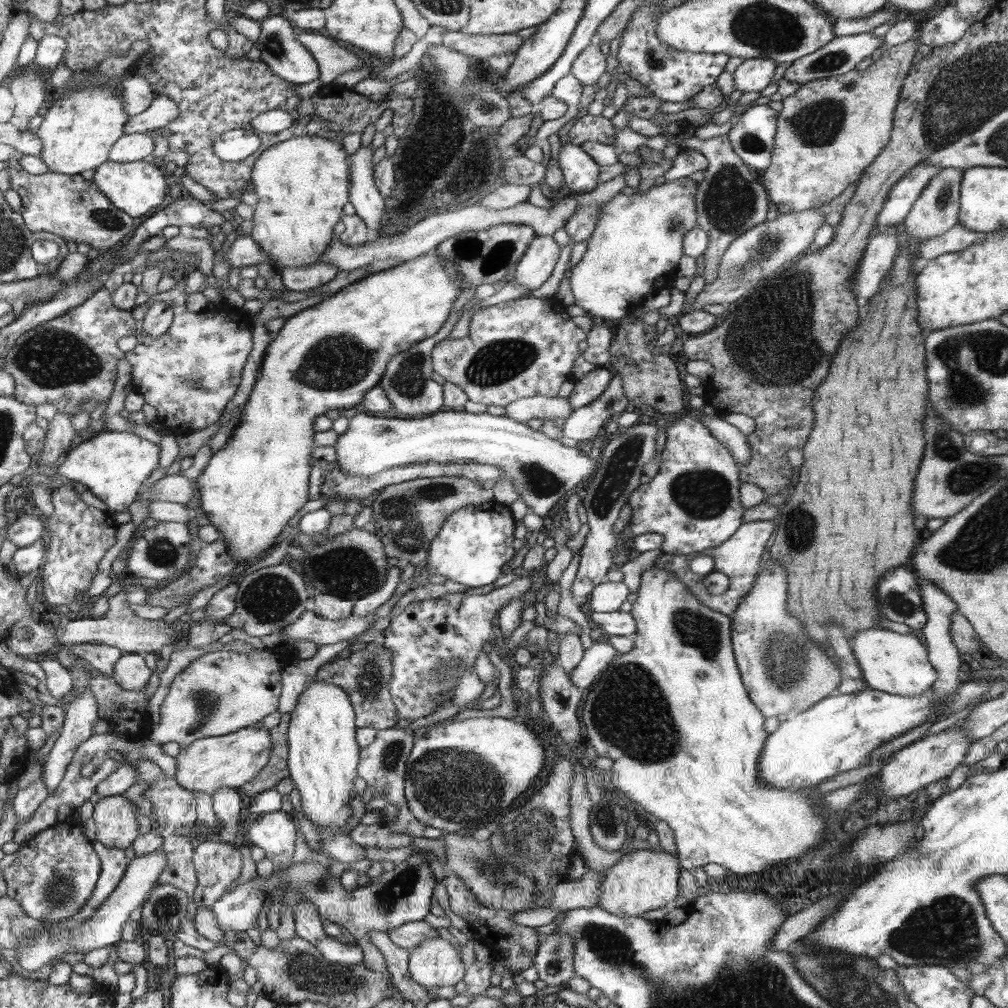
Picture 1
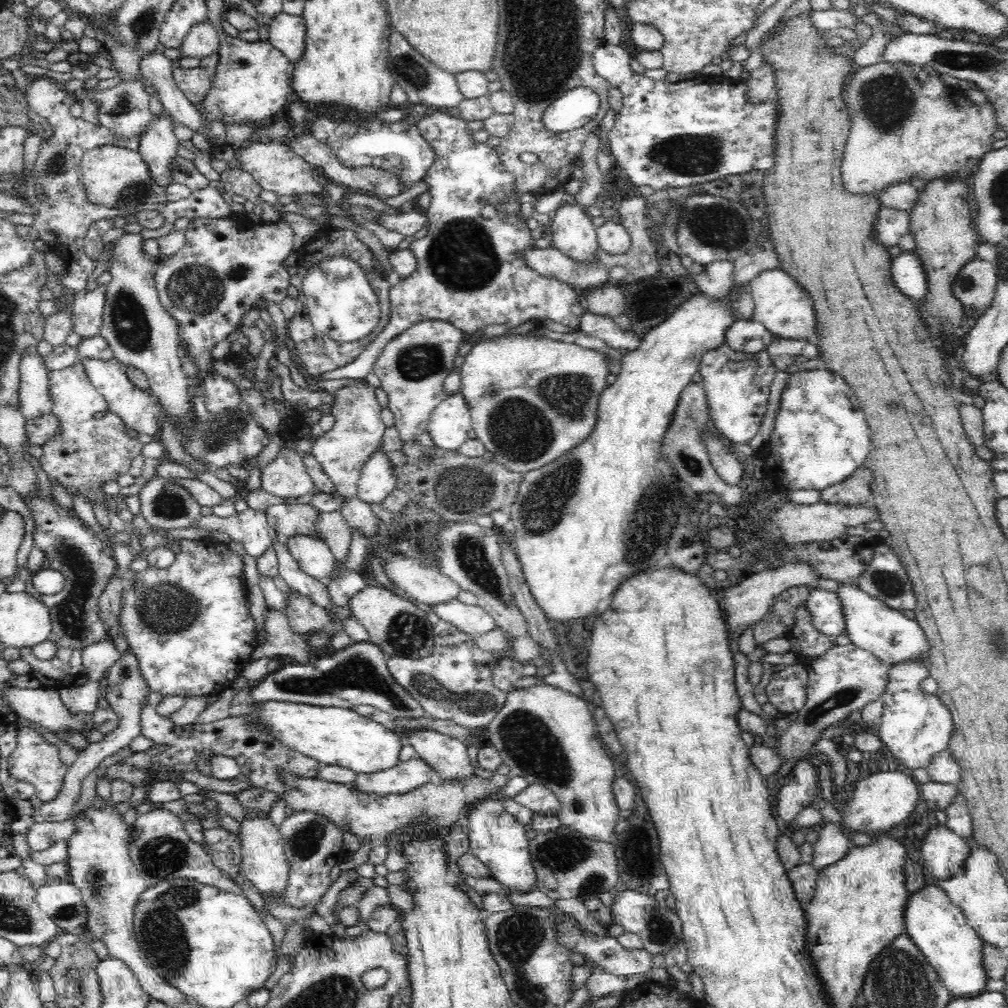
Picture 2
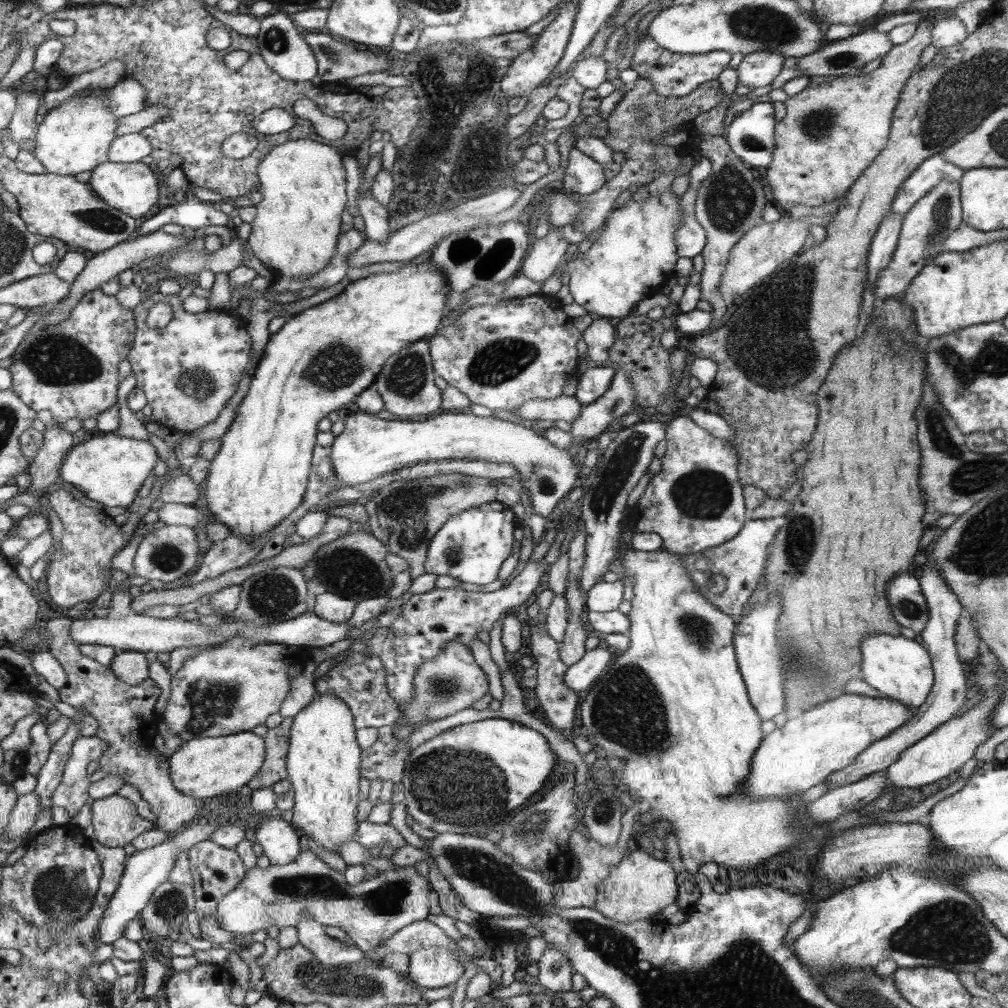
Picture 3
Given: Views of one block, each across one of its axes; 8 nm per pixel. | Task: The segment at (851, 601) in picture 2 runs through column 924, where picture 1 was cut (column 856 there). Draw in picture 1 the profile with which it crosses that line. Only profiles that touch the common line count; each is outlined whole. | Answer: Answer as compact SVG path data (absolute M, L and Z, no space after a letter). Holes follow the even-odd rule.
M885 628L860 631L851 638L854 656L861 667L861 678L874 690L916 696L925 694L937 682L937 669L929 660L928 646L910 634L897 634Z

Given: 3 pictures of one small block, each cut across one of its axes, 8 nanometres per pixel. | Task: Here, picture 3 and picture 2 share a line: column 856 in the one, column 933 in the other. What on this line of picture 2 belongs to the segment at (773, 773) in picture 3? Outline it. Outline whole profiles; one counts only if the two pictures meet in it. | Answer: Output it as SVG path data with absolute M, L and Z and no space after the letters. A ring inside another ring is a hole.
M923 657L898 661L888 670L889 683L881 696L882 709L878 734L885 742L889 756L900 760L906 768L914 771L928 768L932 757L941 750L948 749L949 740L955 730L950 709L935 694L920 689L920 682L929 676L929 661Z

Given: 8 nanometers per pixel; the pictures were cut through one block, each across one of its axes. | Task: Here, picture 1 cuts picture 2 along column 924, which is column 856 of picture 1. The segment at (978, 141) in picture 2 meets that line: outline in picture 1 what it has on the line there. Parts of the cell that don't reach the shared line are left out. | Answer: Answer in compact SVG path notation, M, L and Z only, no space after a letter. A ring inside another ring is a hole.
M923 38L897 46L887 46L880 59L872 62L865 70L855 69L844 75L808 82L794 95L781 100L783 109L777 118L776 146L773 148L772 164L764 169L762 180L771 200L770 205L776 206L778 213L804 212L829 204L850 184L860 179L865 168L873 164L885 151L892 138L893 116L900 102L901 89L919 56L918 47Z

